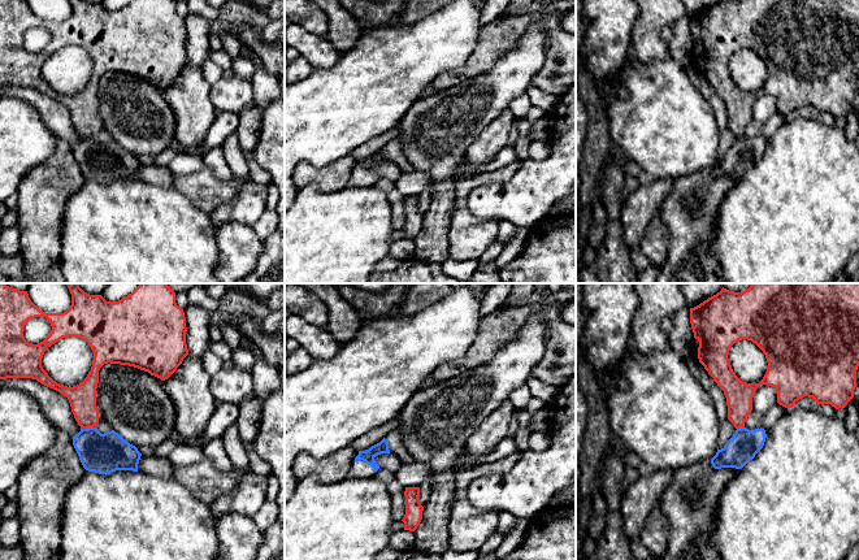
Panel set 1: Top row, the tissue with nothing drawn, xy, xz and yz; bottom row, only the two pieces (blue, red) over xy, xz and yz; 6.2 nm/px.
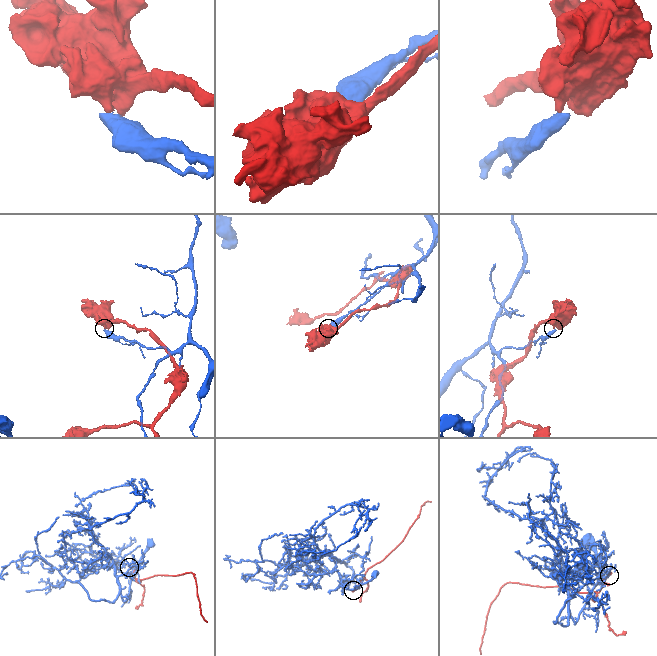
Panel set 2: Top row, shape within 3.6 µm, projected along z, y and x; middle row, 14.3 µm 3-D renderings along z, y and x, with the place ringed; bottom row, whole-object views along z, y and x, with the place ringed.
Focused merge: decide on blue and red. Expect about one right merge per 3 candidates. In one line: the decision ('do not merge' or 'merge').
do not merge

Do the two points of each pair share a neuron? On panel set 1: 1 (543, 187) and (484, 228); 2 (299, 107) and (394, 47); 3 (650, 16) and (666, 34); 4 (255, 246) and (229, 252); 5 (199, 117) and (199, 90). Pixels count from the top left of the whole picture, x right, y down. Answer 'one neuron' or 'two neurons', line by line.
1: two neurons
2: one neuron
3: two neurons
4: one neuron
5: one neuron

